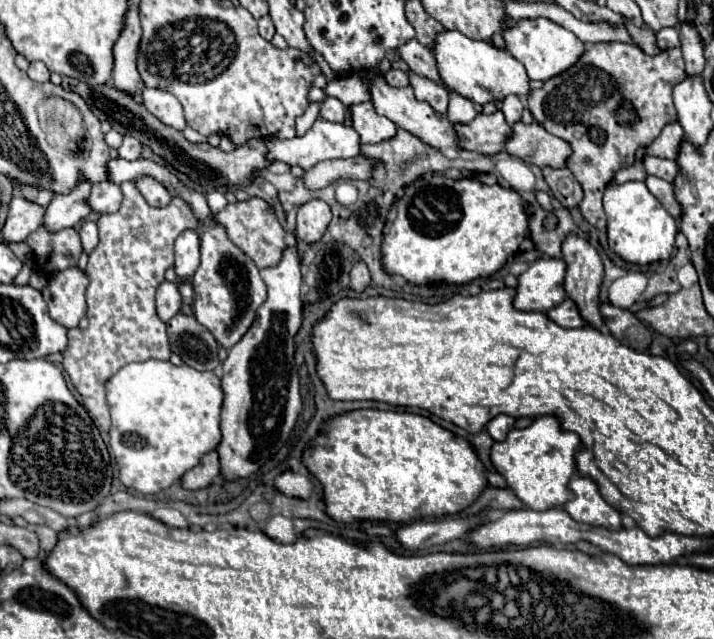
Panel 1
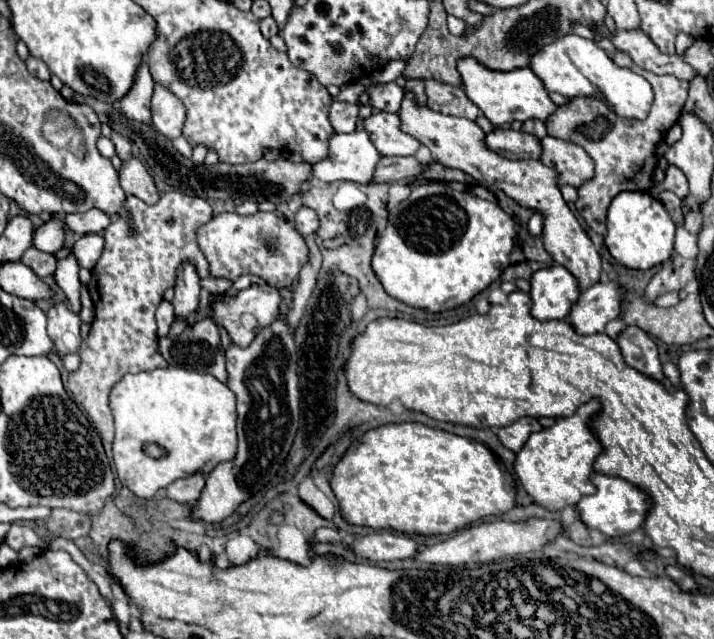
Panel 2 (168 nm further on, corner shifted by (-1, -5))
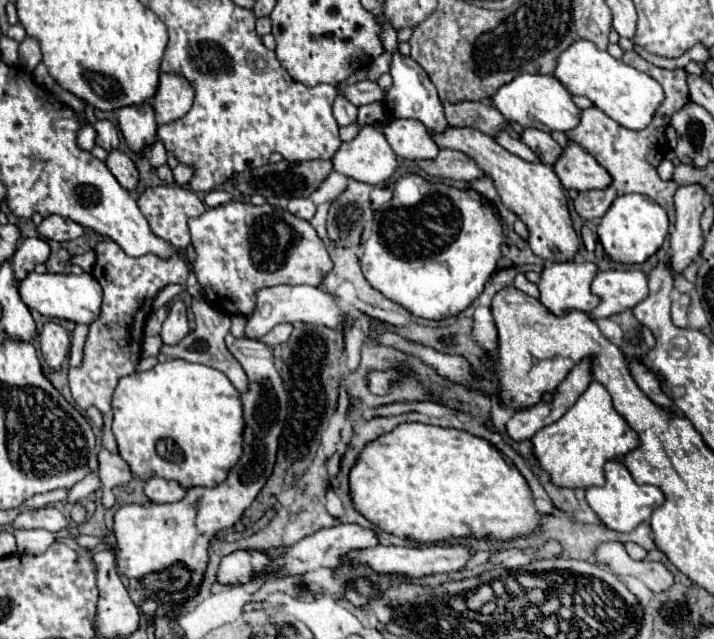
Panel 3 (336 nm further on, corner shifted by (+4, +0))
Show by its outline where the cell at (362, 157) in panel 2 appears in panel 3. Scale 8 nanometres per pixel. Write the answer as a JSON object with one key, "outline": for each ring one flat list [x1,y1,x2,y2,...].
{"outline":[[363,126,355,140,343,142,333,156,333,168,357,182,365,184,383,184,399,168,399,156,391,150,385,134,375,126]]}

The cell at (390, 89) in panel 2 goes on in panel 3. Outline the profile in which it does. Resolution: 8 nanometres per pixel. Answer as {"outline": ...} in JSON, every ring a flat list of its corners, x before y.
{"outline":[[363,80,363,82,357,82,357,84,349,84,343,90,343,96,355,106,365,106,365,104,371,104,371,102,377,102,377,100,385,98,383,90,373,80]]}

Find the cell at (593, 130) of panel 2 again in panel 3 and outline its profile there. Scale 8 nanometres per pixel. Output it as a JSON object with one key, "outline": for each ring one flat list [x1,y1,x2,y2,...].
{"outline":[[625,52,623,54,623,60,633,66,635,70,641,70,645,74,649,74,651,78,655,78,663,90,665,90,665,102,663,106,659,106,653,122,645,128,645,130,627,130,623,128,621,124,617,124,615,120,611,120,605,112,601,112,597,106,593,108,587,108,581,112,581,122,577,128,569,130,567,136,571,142,577,142,581,144,587,152,591,152,597,162,609,170,609,174,613,176,613,184,605,190,587,190,587,192,579,192,579,196,575,198,575,210,581,218,585,220,599,220,607,210,609,206,613,204,613,200,617,196,623,196,623,194,631,194,631,192,639,192,639,194,645,194,649,196,651,200,655,200,657,204,661,204,667,214,669,214,669,220,671,224,675,224,675,208,673,208,673,196,677,192,677,184,673,180,661,180,659,174,657,174,657,166,659,162,665,158,665,150,669,150,667,146,667,140,665,140,665,128,669,126,669,120,673,116,673,112,679,112,685,102,689,102,689,92,687,92,687,74,685,70,663,70,663,68,657,68,653,64,649,64,647,60,643,60,639,54,635,52]]}

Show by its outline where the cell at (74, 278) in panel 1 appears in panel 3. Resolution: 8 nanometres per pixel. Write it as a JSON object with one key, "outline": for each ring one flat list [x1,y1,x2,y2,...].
{"outline":[[47,322,39,334,39,342,45,364,51,370,59,370,63,360,67,358,67,346,69,346,67,330,63,326,57,326,55,322]]}

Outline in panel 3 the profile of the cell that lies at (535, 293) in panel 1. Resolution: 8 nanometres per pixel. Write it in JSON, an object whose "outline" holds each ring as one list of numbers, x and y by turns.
{"outline":[[549,262,545,270,541,272,539,292,541,292,541,304,549,308,553,314,565,314,567,310,581,310,591,312,601,300,591,292,591,282,597,274,597,266,593,262]]}

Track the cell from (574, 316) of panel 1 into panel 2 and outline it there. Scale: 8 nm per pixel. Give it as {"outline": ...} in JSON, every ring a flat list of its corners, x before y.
{"outline":[[596,283,582,291,568,315,570,325,578,335,602,333,606,323,620,313,622,287,618,283]]}

